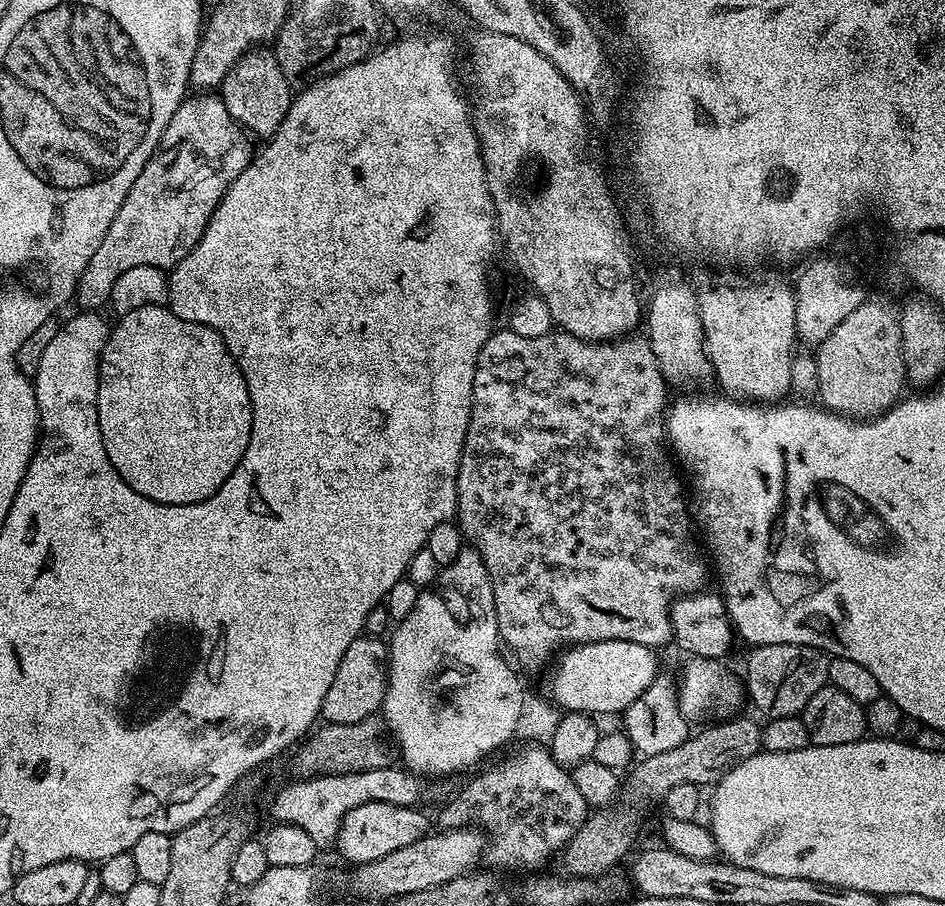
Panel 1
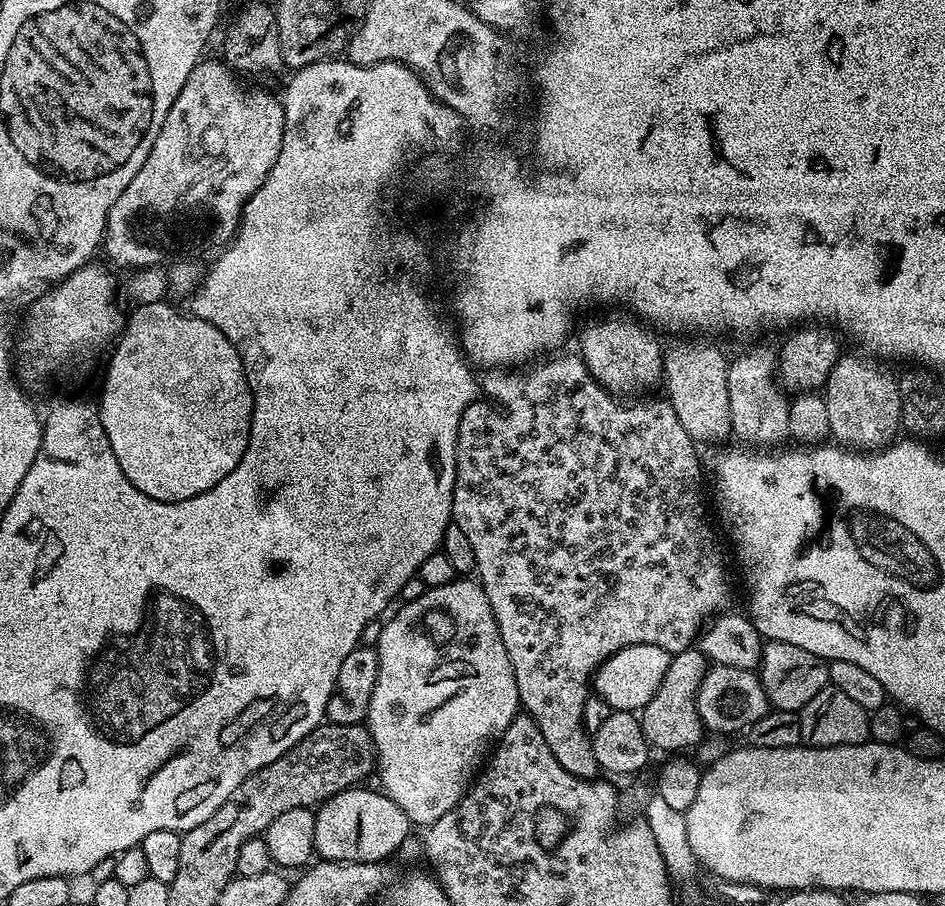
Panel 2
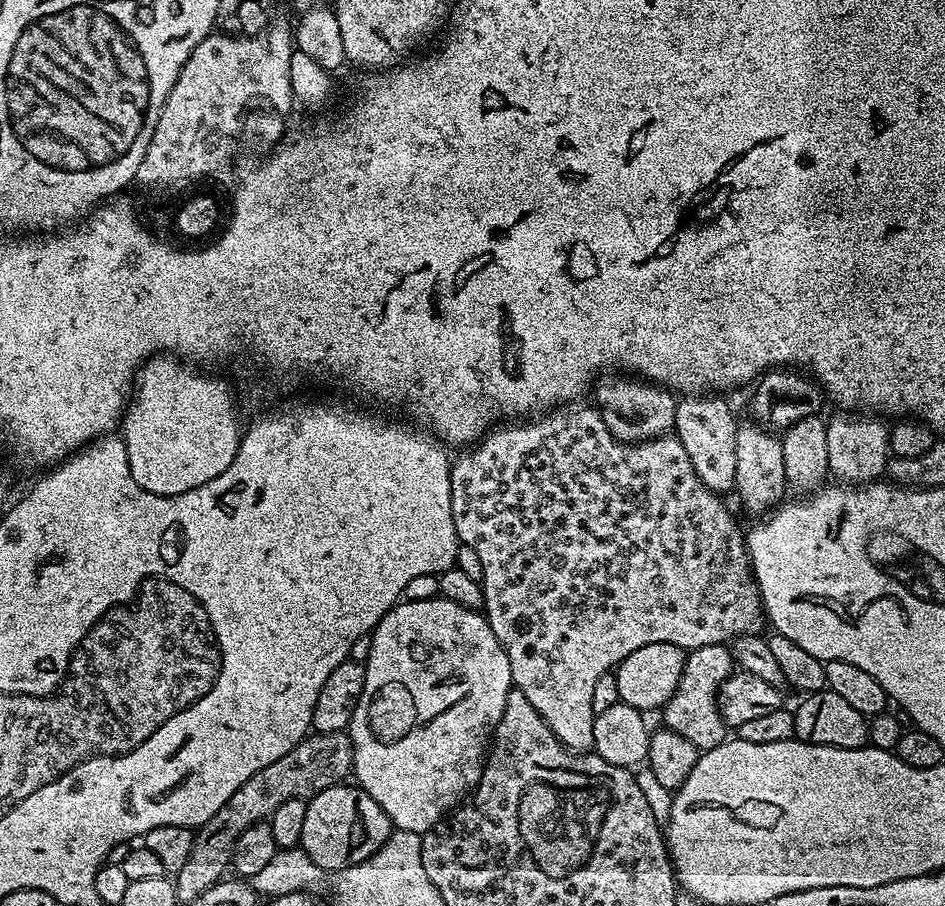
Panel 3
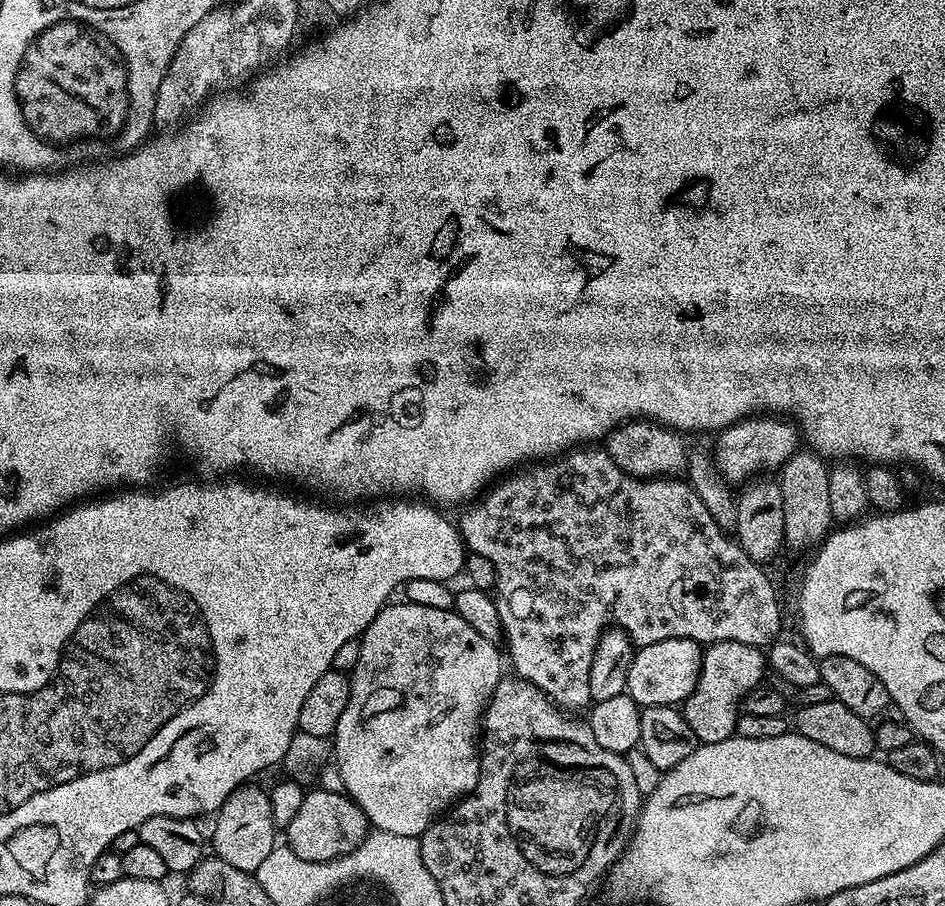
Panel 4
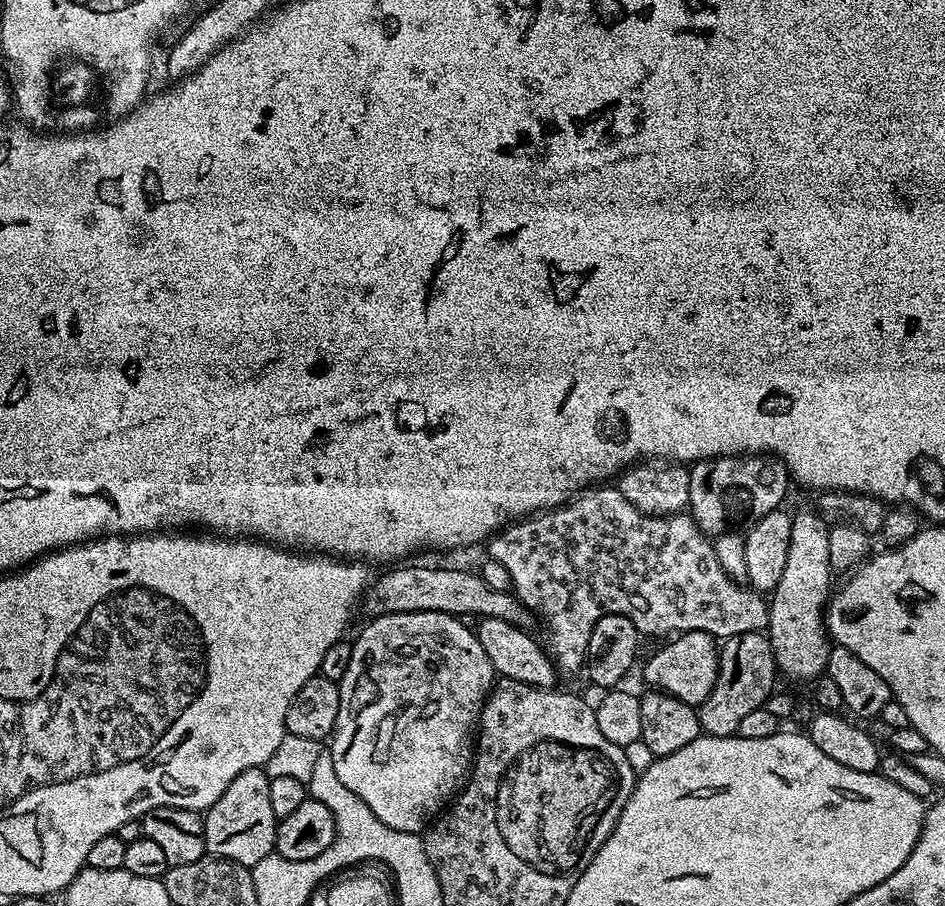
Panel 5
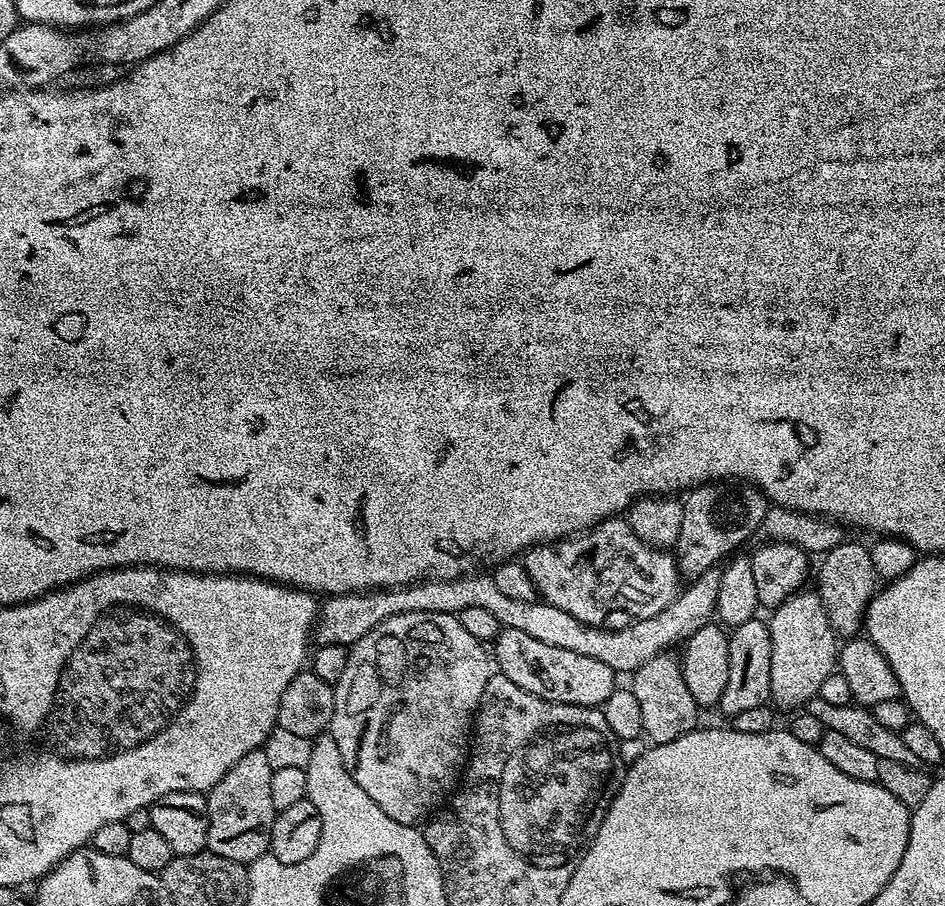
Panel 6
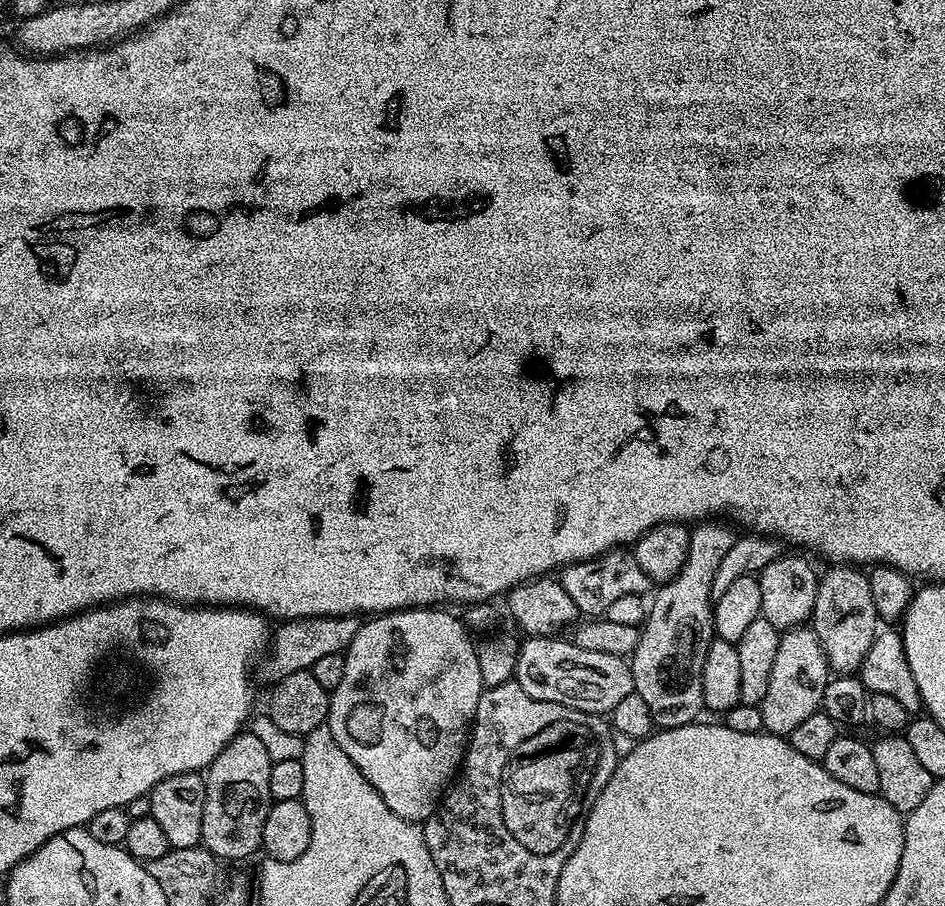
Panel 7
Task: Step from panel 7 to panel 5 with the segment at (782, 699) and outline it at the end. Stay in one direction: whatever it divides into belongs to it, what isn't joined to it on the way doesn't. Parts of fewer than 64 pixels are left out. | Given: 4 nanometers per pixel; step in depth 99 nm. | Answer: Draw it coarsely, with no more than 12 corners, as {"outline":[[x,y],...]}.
{"outline":[[791,513],[766,629],[777,669],[828,666],[834,579],[823,516]]}

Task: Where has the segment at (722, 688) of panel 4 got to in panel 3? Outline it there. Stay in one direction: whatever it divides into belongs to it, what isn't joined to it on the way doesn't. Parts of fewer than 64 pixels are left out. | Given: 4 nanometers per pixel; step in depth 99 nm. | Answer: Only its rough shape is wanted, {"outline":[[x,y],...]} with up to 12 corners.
{"outline":[[728,644],[684,657],[678,686],[664,703],[663,727],[697,753],[724,743],[716,709],[732,675]]}

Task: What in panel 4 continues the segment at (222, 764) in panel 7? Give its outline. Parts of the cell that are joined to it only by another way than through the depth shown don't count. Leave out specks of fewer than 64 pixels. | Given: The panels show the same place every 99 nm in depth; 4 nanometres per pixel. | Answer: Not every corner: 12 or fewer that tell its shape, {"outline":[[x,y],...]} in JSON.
{"outline":[[252,782],[222,802],[211,851],[255,873],[278,847],[268,792]]}

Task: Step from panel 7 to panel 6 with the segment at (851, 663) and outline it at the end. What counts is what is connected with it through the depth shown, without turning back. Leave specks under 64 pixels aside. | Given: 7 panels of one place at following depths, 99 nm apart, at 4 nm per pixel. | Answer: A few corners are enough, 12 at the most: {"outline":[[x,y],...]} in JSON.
{"outline":[[869,545],[823,553],[815,591],[844,638],[878,591]]}

